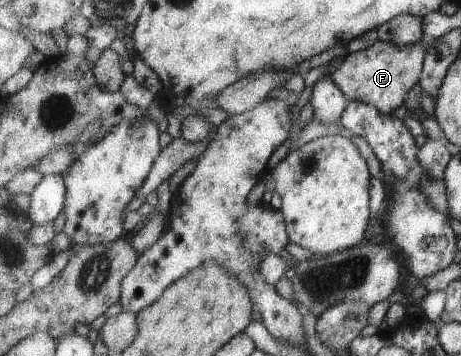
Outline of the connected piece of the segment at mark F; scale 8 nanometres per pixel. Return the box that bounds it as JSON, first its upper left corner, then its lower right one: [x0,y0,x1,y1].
[331,38,429,116]

